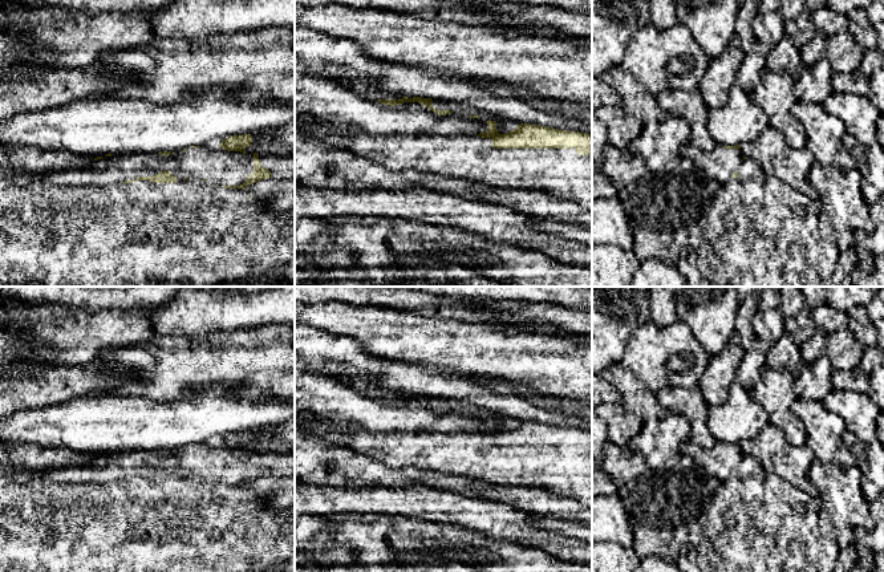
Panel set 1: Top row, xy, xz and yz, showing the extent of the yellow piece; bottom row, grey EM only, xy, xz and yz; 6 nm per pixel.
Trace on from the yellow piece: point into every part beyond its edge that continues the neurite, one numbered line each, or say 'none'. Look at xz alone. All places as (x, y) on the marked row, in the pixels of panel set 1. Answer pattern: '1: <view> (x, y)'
1: xz (503, 126)

